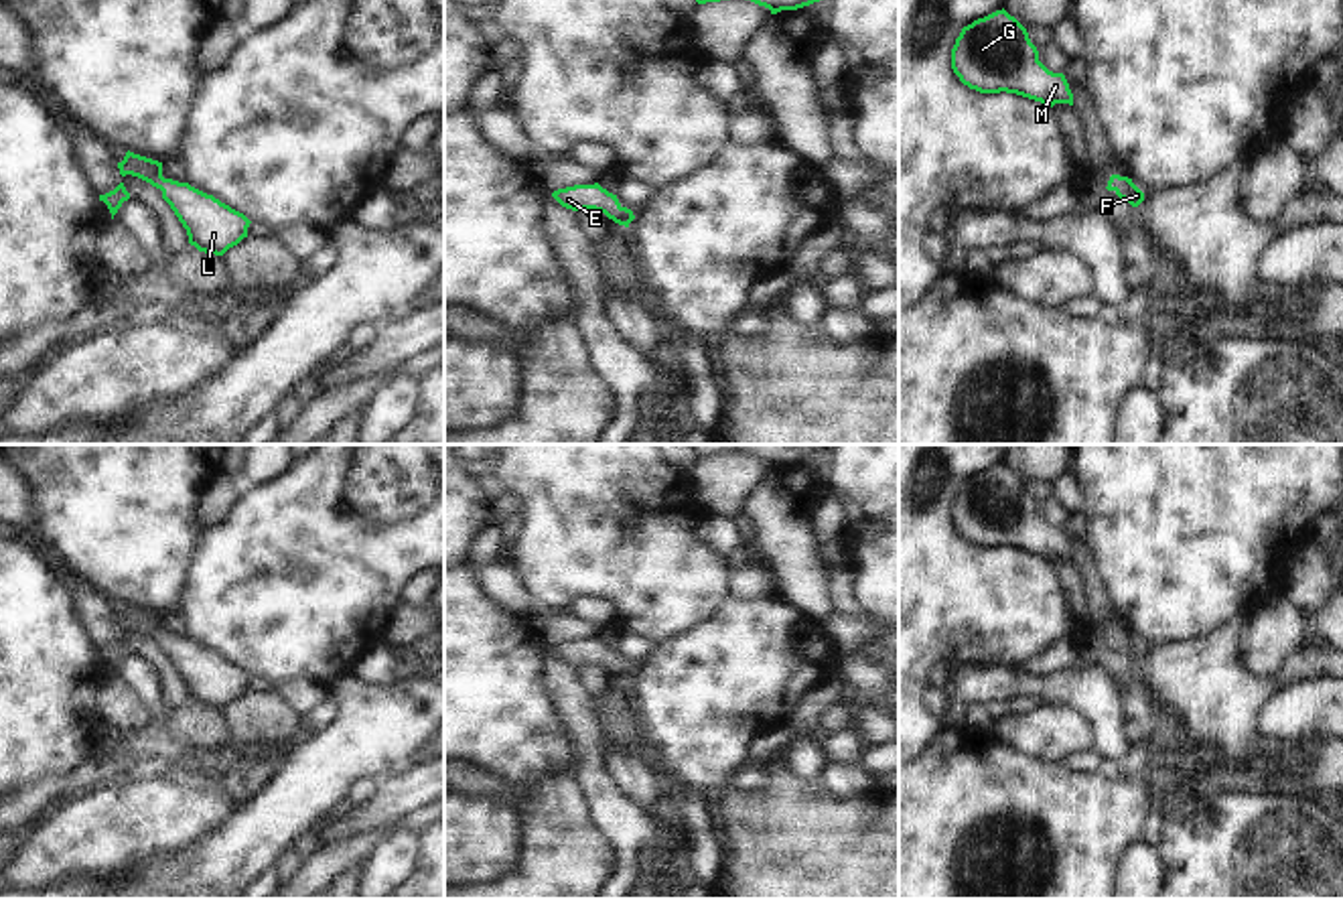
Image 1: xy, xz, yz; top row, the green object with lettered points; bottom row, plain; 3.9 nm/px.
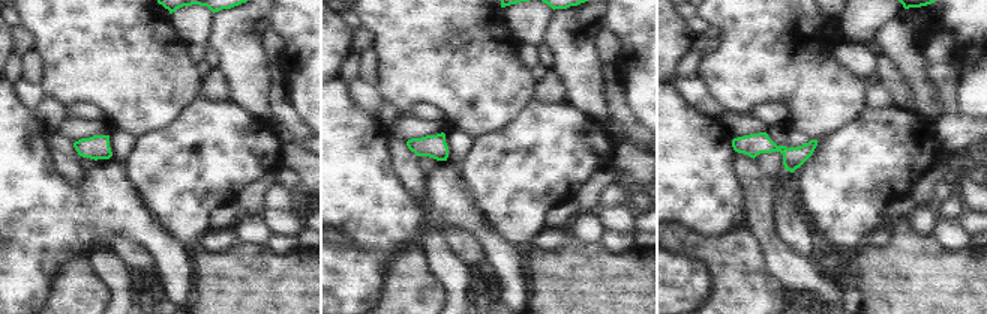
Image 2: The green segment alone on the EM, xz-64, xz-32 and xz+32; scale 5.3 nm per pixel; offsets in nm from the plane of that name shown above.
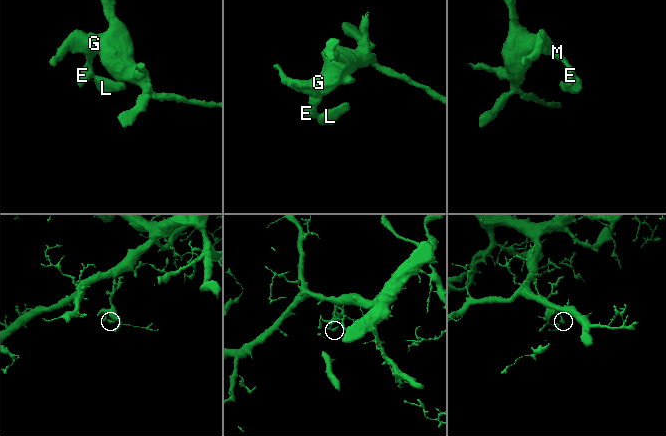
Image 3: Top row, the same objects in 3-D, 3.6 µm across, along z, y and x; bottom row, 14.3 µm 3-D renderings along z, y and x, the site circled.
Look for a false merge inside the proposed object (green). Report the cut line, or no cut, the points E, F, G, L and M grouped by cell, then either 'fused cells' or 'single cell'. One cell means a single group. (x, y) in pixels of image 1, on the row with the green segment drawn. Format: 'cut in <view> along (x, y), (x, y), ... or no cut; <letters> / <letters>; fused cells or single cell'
no cut; E F G L M; single cell

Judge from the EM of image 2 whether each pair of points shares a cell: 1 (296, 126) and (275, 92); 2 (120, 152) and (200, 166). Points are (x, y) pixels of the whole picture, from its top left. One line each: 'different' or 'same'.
1: same
2: different

